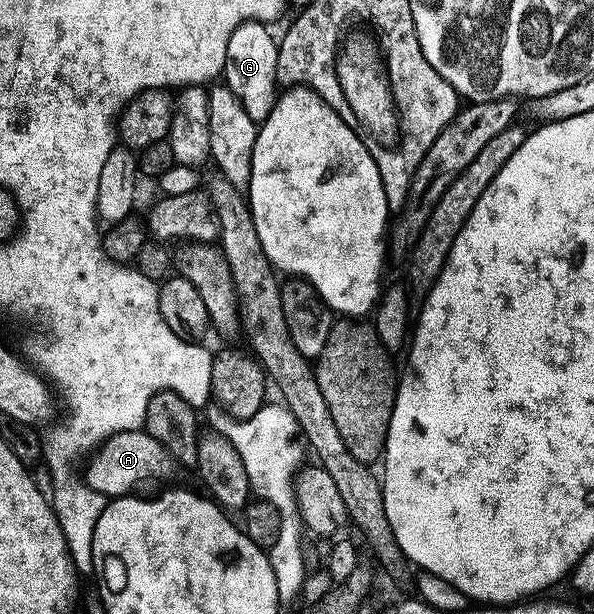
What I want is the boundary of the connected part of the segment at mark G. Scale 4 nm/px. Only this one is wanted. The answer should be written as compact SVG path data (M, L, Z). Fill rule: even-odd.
M244 22L227 44L227 60L223 71L224 85L229 87L245 109L247 116L258 124L264 122L279 97L277 81L277 48L275 38L269 35L270 27L263 22ZM278 89L278 90L277 90Z

